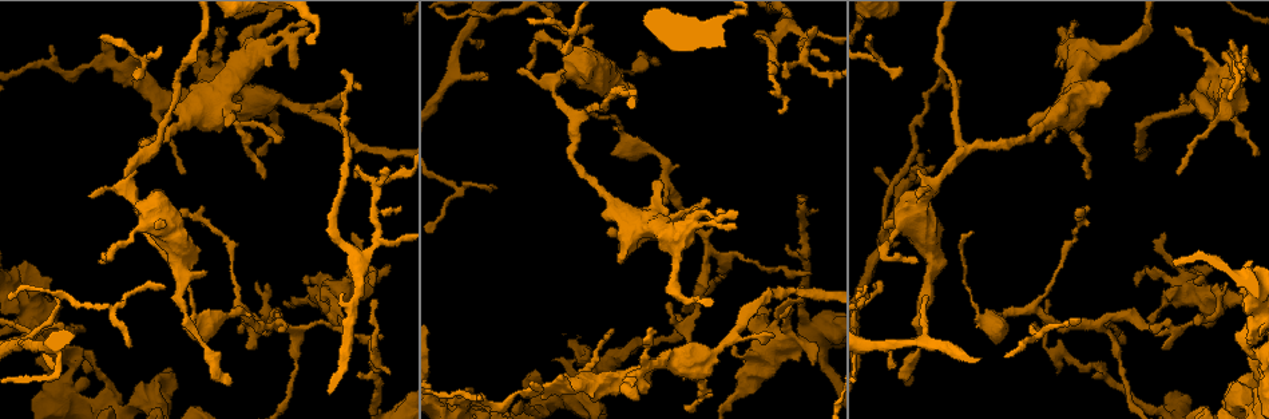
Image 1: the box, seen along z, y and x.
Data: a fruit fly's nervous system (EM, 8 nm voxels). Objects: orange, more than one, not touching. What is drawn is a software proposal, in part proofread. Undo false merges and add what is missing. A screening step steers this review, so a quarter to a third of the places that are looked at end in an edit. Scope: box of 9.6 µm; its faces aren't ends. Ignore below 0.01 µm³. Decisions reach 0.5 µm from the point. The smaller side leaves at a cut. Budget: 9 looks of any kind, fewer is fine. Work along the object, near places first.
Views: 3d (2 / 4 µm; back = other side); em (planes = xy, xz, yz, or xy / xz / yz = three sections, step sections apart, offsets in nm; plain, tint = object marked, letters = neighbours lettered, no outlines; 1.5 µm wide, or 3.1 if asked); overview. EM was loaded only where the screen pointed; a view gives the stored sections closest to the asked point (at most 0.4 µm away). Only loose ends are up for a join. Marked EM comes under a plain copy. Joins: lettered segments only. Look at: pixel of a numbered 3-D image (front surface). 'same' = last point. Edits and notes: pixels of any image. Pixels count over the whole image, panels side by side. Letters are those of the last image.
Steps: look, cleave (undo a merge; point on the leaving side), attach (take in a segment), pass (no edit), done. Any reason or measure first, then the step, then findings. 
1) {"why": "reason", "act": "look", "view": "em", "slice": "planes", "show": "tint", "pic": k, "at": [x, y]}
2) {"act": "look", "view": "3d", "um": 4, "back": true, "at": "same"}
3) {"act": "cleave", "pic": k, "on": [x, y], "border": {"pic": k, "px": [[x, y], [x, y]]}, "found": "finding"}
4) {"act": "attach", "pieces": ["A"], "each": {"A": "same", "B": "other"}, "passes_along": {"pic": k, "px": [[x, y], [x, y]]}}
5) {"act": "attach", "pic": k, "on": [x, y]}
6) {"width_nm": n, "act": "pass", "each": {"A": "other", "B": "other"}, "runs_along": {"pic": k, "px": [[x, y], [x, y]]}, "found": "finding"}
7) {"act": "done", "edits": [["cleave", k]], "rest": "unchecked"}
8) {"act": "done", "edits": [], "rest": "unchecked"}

{"why": "abrupt turn", "act": "look", "view": "3d", "um": 4, "pic": 1, "at": [201, 60]}

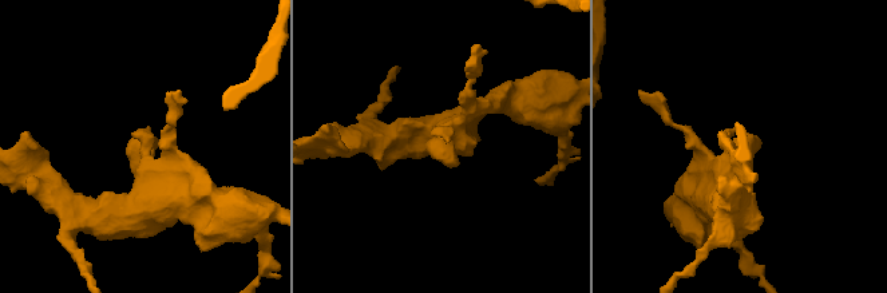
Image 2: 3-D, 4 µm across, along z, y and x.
{"act": "look", "view": "em", "slice": "xz", "step": 8, "show": "letters", "pic": 2, "at": [142, 150]}

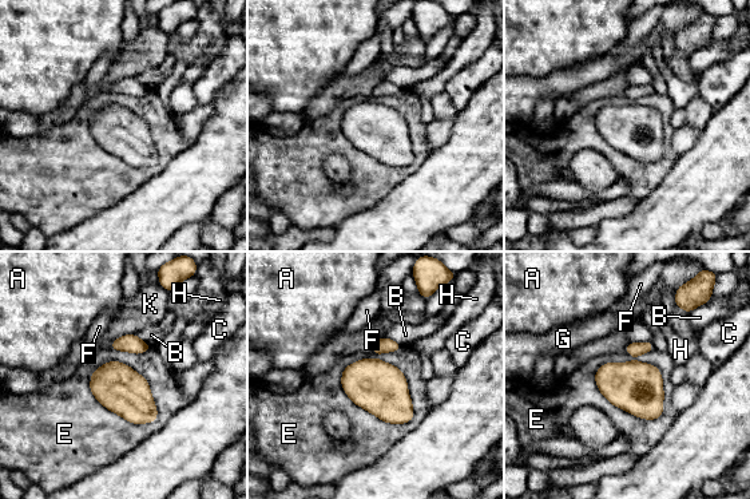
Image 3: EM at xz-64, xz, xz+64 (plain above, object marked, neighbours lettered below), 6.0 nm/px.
{"act": "pass", "each": {"A": "other", "B": "other", "C": "other", "E": "other", "F": "other", "G": "other", "H": "other", "K": "other"}, "found": "one neuron here"}

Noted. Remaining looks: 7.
{"why": "thick turns thin", "act": "look", "view": "em", "slice": "planes", "show": "letters", "pic": 1, "at": [1165, 304]}

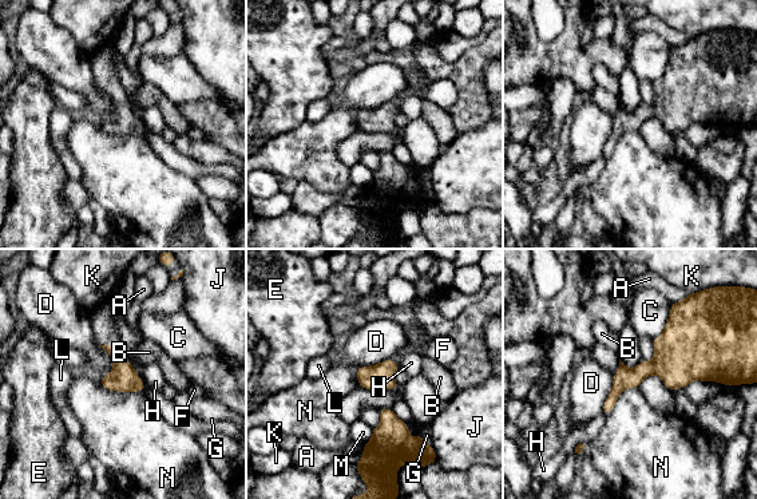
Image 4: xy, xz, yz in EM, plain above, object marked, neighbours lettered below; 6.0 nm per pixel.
{"width_nm": 130, "act": "pass", "each": {"A": "other", "B": "other", "C": "other", "D": "other", "E": "other", "F": "other", "G": "other", "H": "other", "J": "other", "K": "other", "L": "other", "M": "other", "N": "other"}, "border": {"pic": 4, "px": [[99, 380], [109, 389], [143, 392]]}, "found": "continuous, no second neuron"}

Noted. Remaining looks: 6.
{"why": "free end", "act": "look", "view": "em", "slice": "xy", "step": 4, "show": "letters", "pic": 1, "at": [1255, 156]}

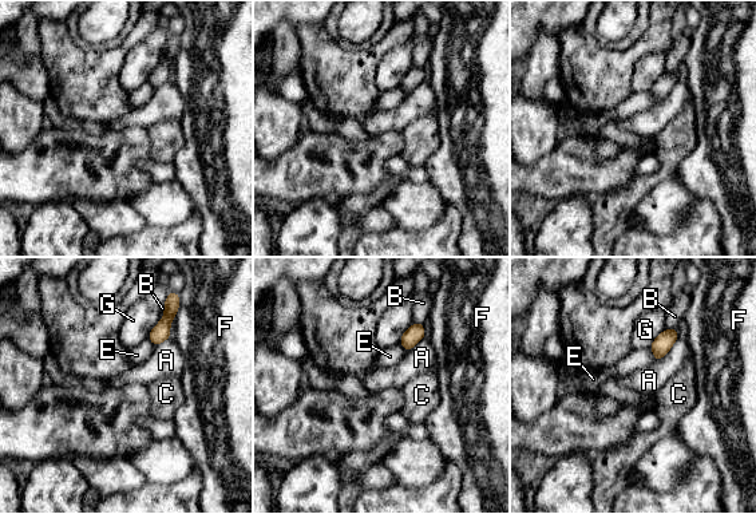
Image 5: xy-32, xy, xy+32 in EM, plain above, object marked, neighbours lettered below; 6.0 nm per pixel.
{"act": "pass", "each": {"A": "other", "B": "other", "C": "other", "E": "other", "F": "other", "G": "other"}, "border": {"pic": 5, "px": [[677, 327], [665, 329]]}, "found": "no lettered segment goes on from it"}

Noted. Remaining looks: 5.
{"why": "thin end", "act": "look", "view": "3d", "um": 2, "back": true, "pic": 1, "at": [489, 185]}

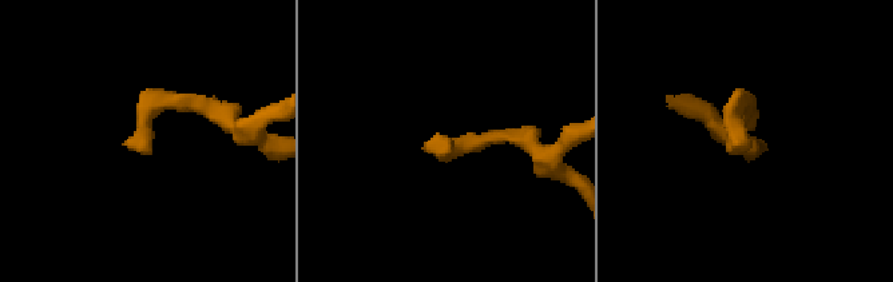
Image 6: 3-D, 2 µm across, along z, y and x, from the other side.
{"why": "need the tissue", "act": "look", "view": "em", "slice": "planes", "show": "letters", "pic": 6, "at": [446, 146]}

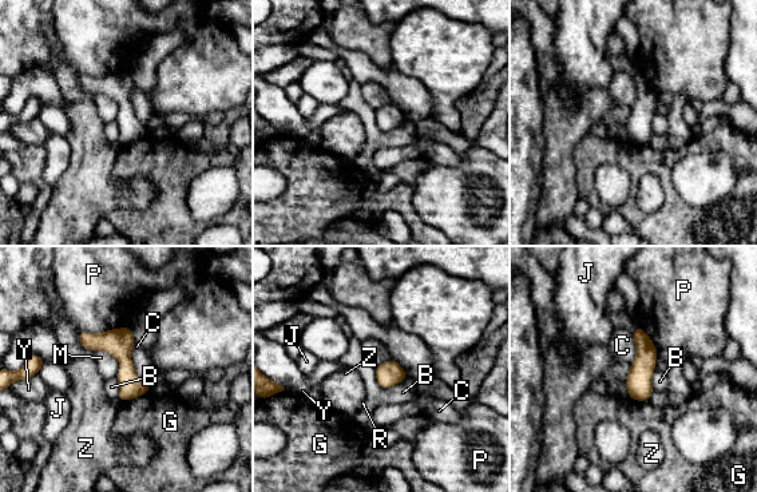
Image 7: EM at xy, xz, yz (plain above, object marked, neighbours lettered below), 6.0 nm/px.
{"act": "pass", "each": {"B": "other", "C": "other", "G": "other", "J": "other", "M": "other", "P": "other", "R": "other", "Y": "other", "Z": "other"}, "border": {"pic": 7, "px": [[134, 342], [130, 360], [145, 381]]}, "found": "none of them fits"}

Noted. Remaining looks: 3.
{"act": "done", "edits": [], "rest": "unchecked"}

